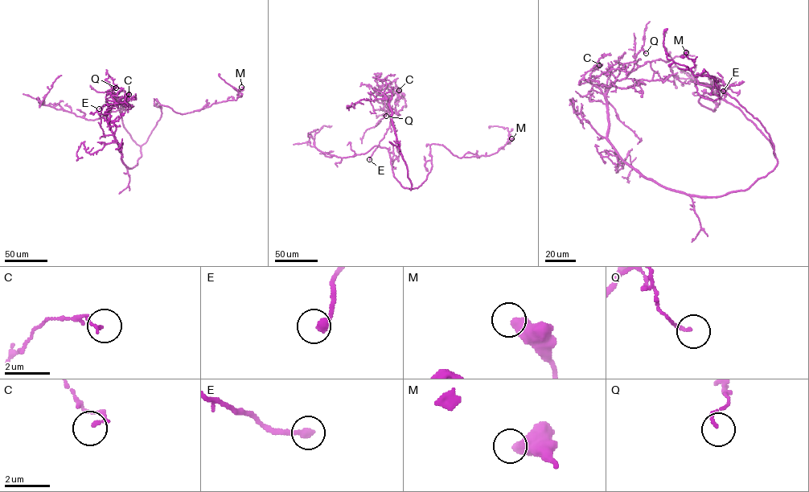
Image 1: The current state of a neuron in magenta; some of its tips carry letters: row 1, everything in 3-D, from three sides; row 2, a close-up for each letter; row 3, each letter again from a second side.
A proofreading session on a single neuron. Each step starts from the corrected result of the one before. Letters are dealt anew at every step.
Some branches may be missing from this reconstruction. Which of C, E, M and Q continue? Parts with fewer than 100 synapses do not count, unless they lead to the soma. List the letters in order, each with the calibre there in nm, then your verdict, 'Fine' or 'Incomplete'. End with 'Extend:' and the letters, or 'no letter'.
C: Thickness 130 nm. Fine
E: Thickness 360 nm. Fine
M: Thickness 500 nm. Fine
Q: Thickness 130 nm. Fine
Extend: no letter

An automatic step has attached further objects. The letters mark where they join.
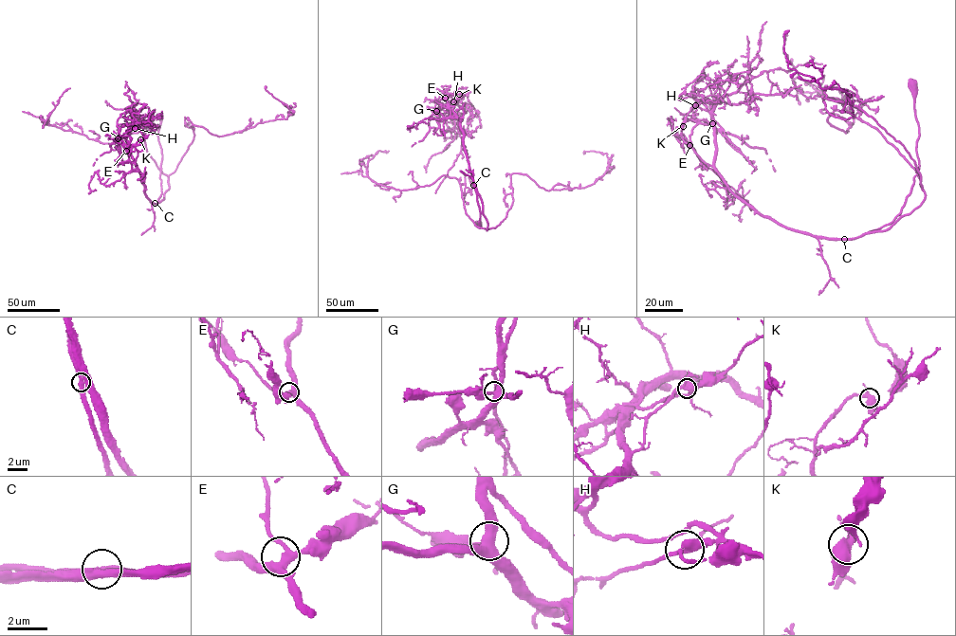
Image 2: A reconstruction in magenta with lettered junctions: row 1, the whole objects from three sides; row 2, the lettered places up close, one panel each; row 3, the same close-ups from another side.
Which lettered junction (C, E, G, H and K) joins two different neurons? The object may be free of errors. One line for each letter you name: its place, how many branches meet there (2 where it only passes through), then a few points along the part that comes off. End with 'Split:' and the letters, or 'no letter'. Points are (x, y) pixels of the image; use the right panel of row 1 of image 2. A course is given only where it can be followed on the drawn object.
H: (695, 105) | 4 | (695, 105), (701, 99), (710, 104), (711, 123), (697, 123), (692, 130), (690, 146), (696, 155), (759, 212)
Split: H

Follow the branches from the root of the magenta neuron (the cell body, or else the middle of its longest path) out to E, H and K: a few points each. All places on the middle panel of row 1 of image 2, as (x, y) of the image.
E: (477, 224), (481, 226), (480, 211), (463, 144), (463, 132), (455, 114), (448, 108), (445, 98)
H: (477, 224), (481, 226), (480, 211), (463, 144), (463, 132), (454, 113), (445, 111), (453, 101)
K: (477, 224), (481, 226), (477, 194), (463, 144), (463, 132), (452, 111), (456, 99), (453, 93), (459, 94)

